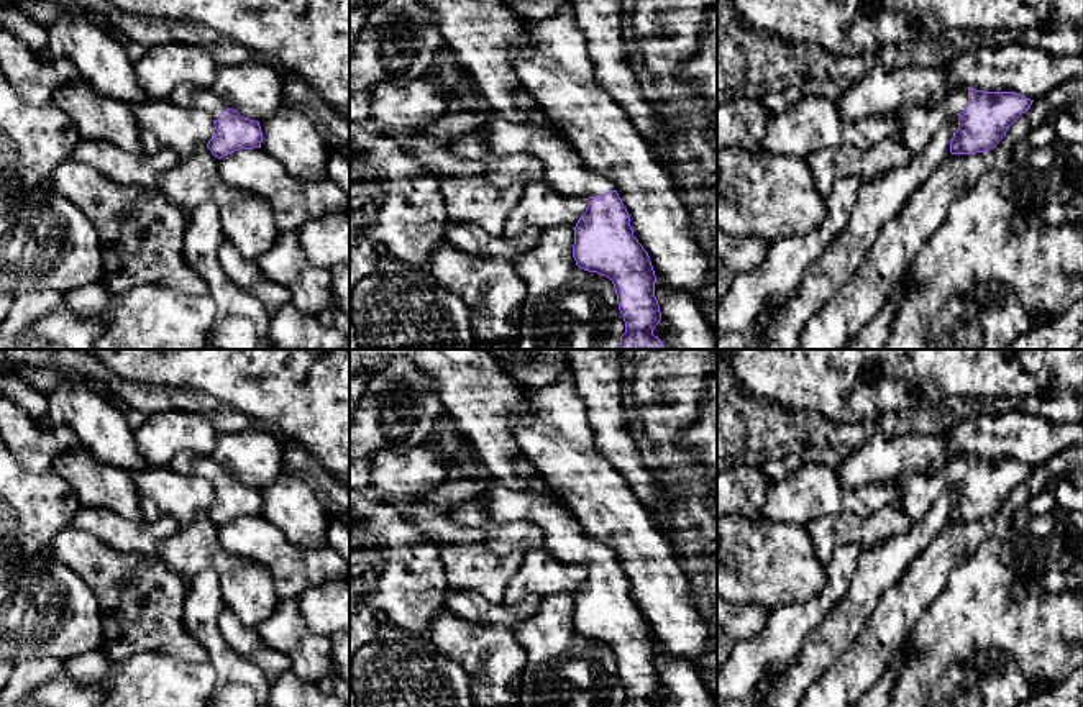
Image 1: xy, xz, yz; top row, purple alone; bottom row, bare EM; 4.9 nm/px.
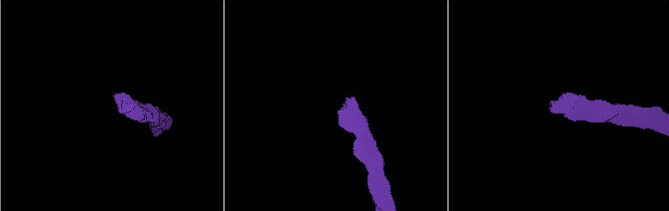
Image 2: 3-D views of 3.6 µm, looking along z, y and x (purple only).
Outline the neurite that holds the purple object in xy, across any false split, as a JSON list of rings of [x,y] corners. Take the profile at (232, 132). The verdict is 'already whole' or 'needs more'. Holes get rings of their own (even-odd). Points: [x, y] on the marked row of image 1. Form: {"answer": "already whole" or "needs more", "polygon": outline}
{"answer": "needs more", "polygon": [[[182,84],[169,95],[169,102],[184,108],[202,108],[213,115],[213,135],[207,148],[218,159],[240,151],[261,148],[259,121],[241,116],[228,108],[210,89]]]}

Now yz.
{"answer": "needs more", "polygon": [[[963,87],[930,108],[907,107],[886,116],[902,125],[893,139],[911,153],[919,153],[932,141],[944,121],[958,115],[958,130],[950,141],[950,153],[976,154],[994,148],[1032,102],[1016,92],[983,92]]]}

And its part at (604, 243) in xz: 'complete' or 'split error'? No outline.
split error

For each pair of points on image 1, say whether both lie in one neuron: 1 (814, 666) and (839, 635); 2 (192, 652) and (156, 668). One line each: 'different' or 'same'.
1: same
2: different

